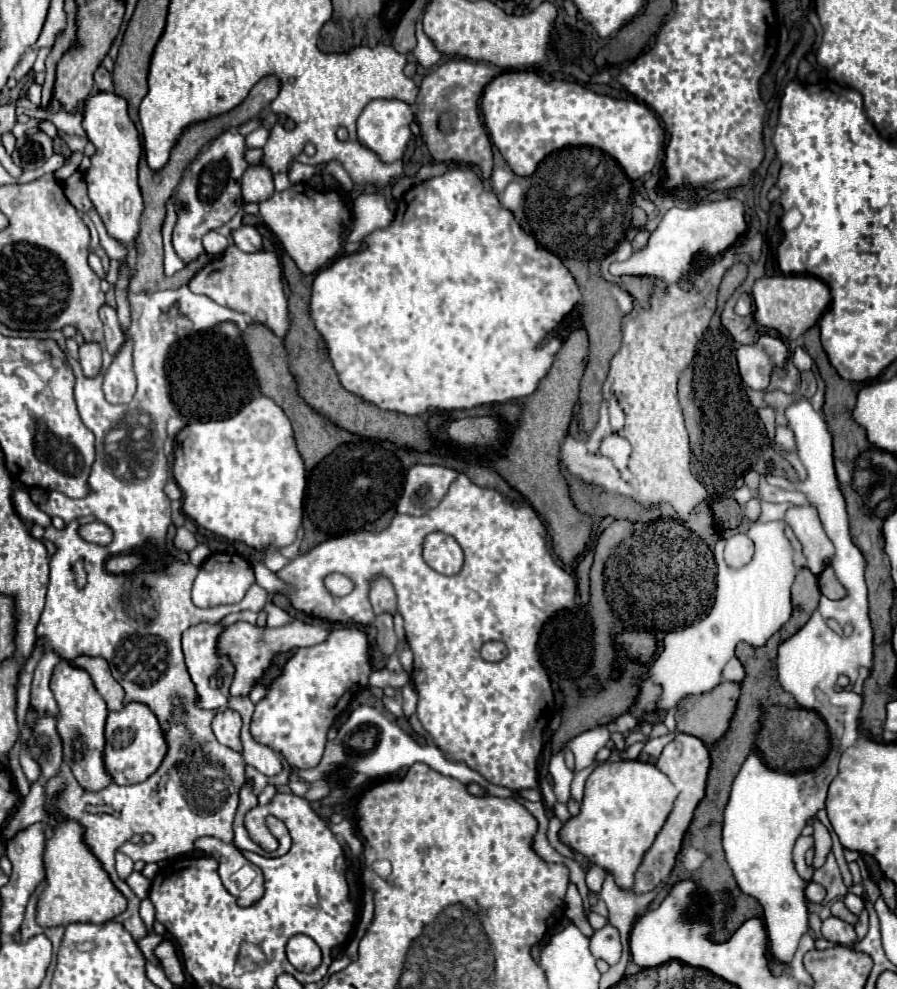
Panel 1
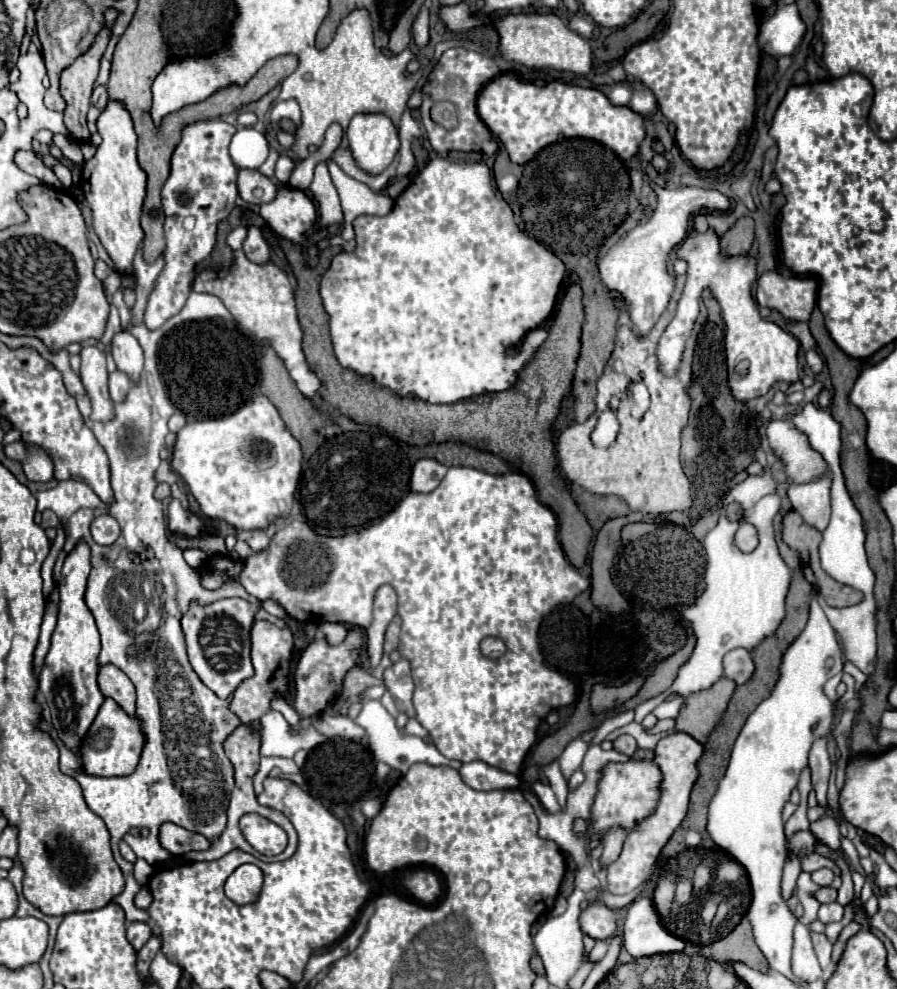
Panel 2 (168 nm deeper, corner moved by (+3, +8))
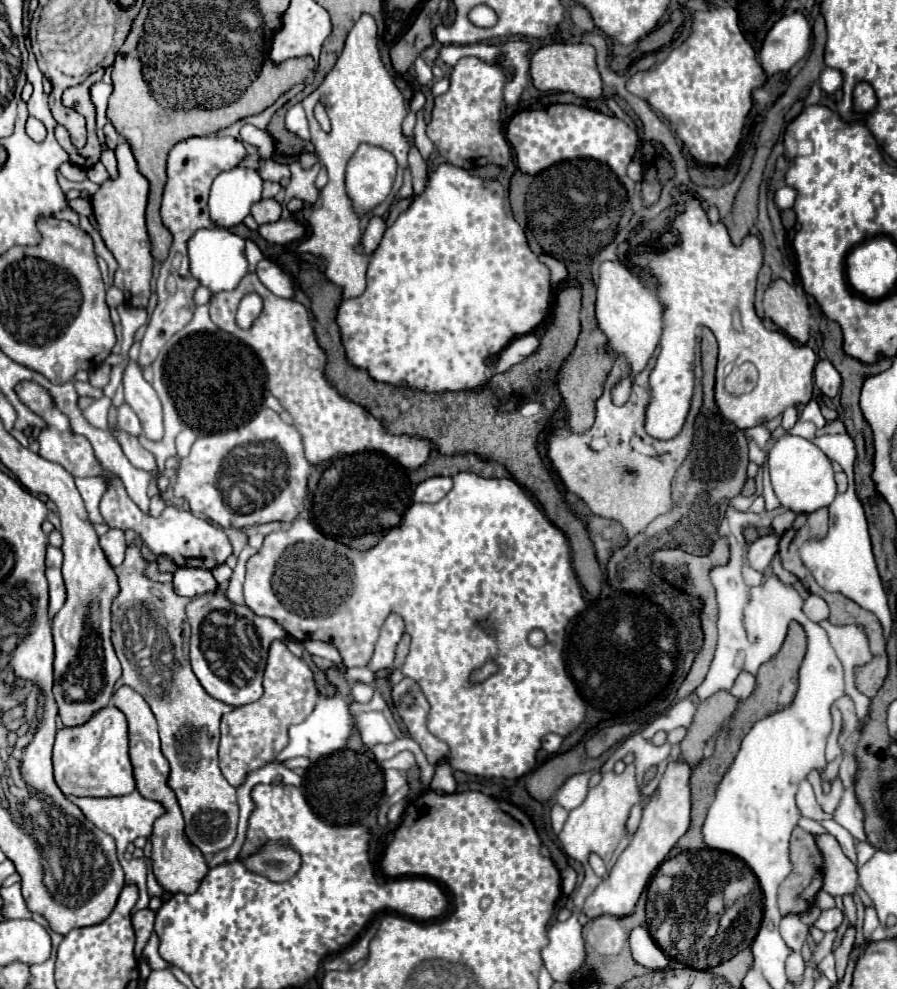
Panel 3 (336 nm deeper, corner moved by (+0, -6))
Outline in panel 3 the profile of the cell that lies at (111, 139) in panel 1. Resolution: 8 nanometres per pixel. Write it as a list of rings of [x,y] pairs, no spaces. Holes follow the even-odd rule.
[[[121,142],[115,150],[119,178],[105,180],[101,188],[91,196],[93,214],[101,232],[103,242],[113,252],[119,268],[115,272],[115,286],[123,290],[125,304],[133,308],[145,308],[151,298],[151,276],[153,276],[153,256],[151,256],[151,242],[147,236],[145,211],[147,207],[147,194],[149,182],[137,170],[137,162],[127,142]]]

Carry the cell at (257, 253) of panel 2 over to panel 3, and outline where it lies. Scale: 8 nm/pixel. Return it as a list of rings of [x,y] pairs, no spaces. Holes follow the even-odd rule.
[[[268,258],[257,264],[257,276],[259,280],[279,298],[293,298],[293,282],[291,276],[281,270],[275,262]]]

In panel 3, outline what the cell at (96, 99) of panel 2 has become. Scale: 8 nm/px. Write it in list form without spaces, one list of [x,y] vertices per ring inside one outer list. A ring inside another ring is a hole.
[[[107,122],[103,130],[105,130],[105,136],[107,136],[107,148],[109,148],[109,150],[115,150],[117,144],[121,144],[121,136],[117,134],[117,130],[113,128],[111,122]]]

